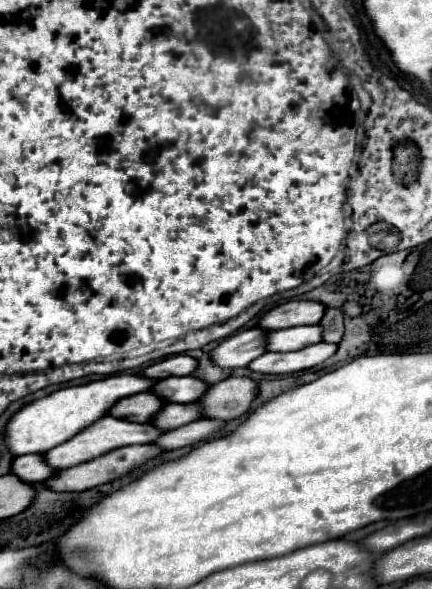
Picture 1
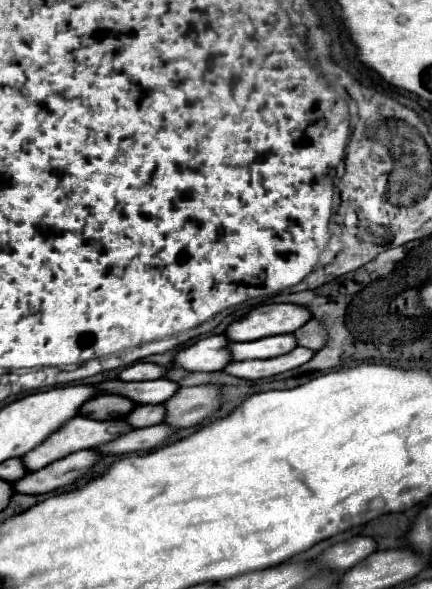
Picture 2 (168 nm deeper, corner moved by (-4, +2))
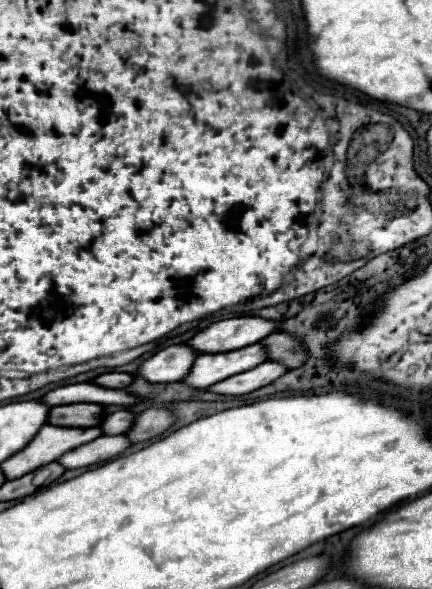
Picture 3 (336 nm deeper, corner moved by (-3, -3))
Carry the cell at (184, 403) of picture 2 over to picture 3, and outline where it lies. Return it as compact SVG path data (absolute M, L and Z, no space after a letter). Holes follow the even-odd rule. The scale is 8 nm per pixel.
M151 406L135 418L135 424L131 432L127 432L127 436L133 442L147 442L161 436L165 430L169 430L175 424L175 420L177 420L177 414L173 410Z

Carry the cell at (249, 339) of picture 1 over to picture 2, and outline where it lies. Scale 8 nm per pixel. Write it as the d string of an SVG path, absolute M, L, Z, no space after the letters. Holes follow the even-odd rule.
M224 335L204 337L174 355L174 365L186 371L220 371L230 363Z

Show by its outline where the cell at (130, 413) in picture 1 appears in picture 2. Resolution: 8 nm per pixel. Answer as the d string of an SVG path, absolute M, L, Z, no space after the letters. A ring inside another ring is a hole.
M96 395L92 399L88 399L78 415L82 417L90 417L90 419L98 419L98 421L106 421L106 419L116 419L116 417L124 417L128 415L128 411L132 411L136 405L120 395Z

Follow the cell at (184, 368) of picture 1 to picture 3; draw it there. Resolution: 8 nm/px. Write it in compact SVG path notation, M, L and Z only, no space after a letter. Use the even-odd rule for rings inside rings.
M107 372L107 374L101 374L99 378L95 378L95 382L105 388L121 388L123 390L135 382L135 376L125 374L125 372Z

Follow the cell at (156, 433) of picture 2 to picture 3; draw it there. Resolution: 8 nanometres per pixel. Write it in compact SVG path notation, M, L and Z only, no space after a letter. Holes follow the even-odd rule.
M121 434L121 436L99 436L99 440L93 440L91 444L85 444L83 448L75 448L75 452L67 452L67 456L61 456L59 462L65 468L83 468L107 462L119 454L123 454L133 442Z

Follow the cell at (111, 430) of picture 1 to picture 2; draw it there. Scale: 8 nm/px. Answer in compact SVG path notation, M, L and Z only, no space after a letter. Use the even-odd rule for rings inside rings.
M72 417L68 419L68 423L64 423L60 427L60 431L54 431L44 443L40 443L40 447L34 447L32 451L28 451L28 455L22 455L22 463L26 467L26 471L38 471L46 465L50 465L52 461L56 459L62 459L74 451L80 451L80 449L92 449L96 445L102 445L102 443L108 443L112 439L116 439L120 433L126 433L130 431L132 427L120 419L110 419L110 421L96 421L96 419L88 419L88 417Z

